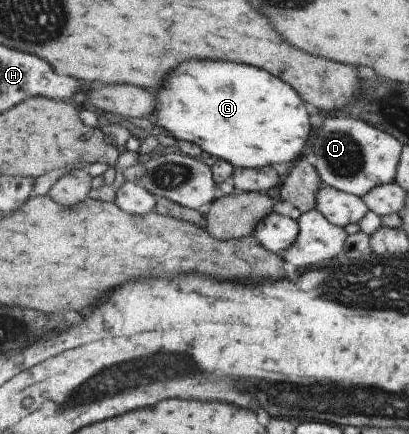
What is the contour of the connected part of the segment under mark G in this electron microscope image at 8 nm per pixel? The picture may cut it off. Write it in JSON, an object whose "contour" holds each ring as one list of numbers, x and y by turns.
{"contour":[[191,60,181,64,171,80,154,93,157,96,157,112,146,117,149,121,169,132,175,139,199,145,209,155,228,160,236,168,289,164,304,156,305,148,309,147,313,130,307,104,293,86,281,78,275,78,267,70,235,62]]}

